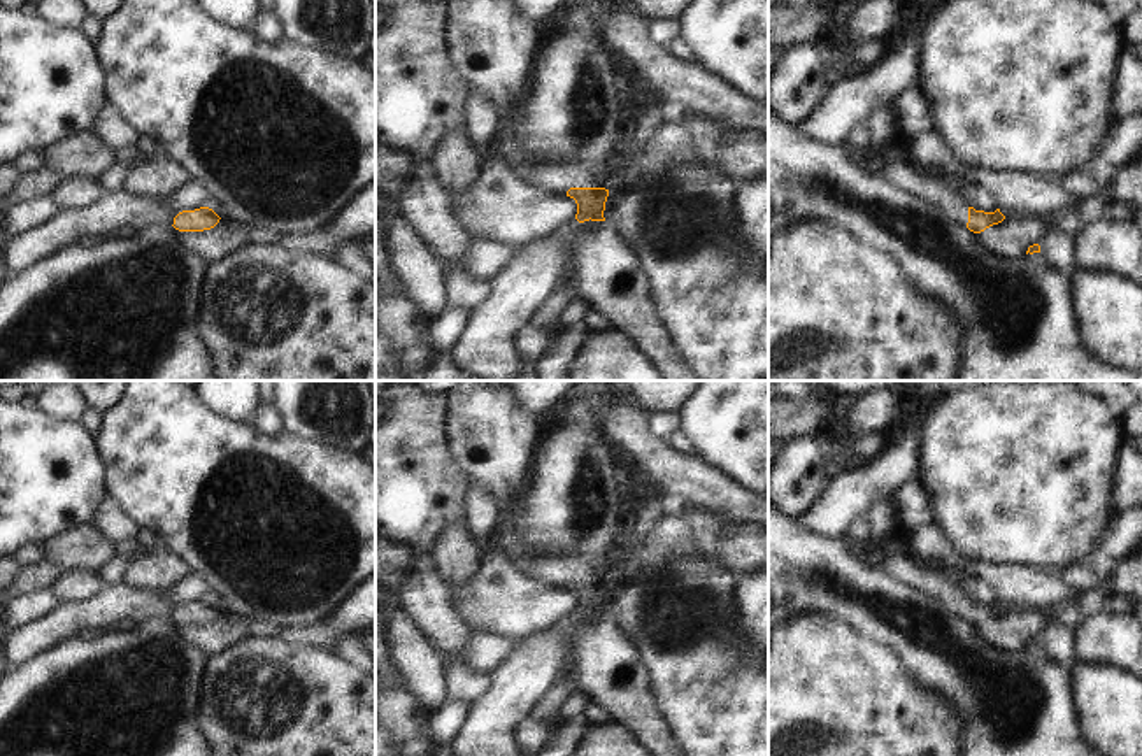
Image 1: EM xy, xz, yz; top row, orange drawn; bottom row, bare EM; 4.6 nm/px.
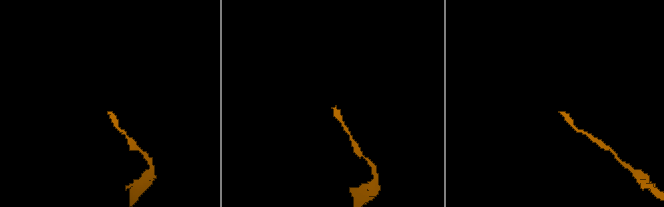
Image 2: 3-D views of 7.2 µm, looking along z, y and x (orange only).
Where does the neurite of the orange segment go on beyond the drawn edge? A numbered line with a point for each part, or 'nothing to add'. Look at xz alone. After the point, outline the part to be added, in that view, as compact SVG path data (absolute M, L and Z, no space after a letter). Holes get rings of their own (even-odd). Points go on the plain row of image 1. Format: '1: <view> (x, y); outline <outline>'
1: xz (492, 441); outline M460 381L447 396L447 446L451 460L467 475L468 482L486 489L496 505L495 540L496 553L505 556L512 568L544 588L565 591L570 581L609 581L612 568L607 561L584 563L581 560L533 551L523 544L519 530L523 523L525 496L532 486L532 467L542 439L542 424L528 417L507 391L503 381L482 384L479 381Z

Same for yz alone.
1: yz (1021, 586); outline M907 551L886 556L882 568L912 589L942 600L965 619L970 600L967 577L982 579L993 588L998 602L1016 609L1039 609L1053 617L1074 603L1086 603L1082 593L1068 586L1060 574L1028 565L991 563L954 553L946 561L935 561Z

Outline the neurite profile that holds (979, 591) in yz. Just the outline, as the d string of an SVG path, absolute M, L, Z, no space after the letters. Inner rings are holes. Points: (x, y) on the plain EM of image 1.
M967 577L965 584L968 598L975 603L995 605L998 602L993 588L988 586L982 579Z

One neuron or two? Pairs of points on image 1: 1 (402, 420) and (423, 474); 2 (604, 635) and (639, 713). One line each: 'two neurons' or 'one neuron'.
1: one neuron
2: one neuron

